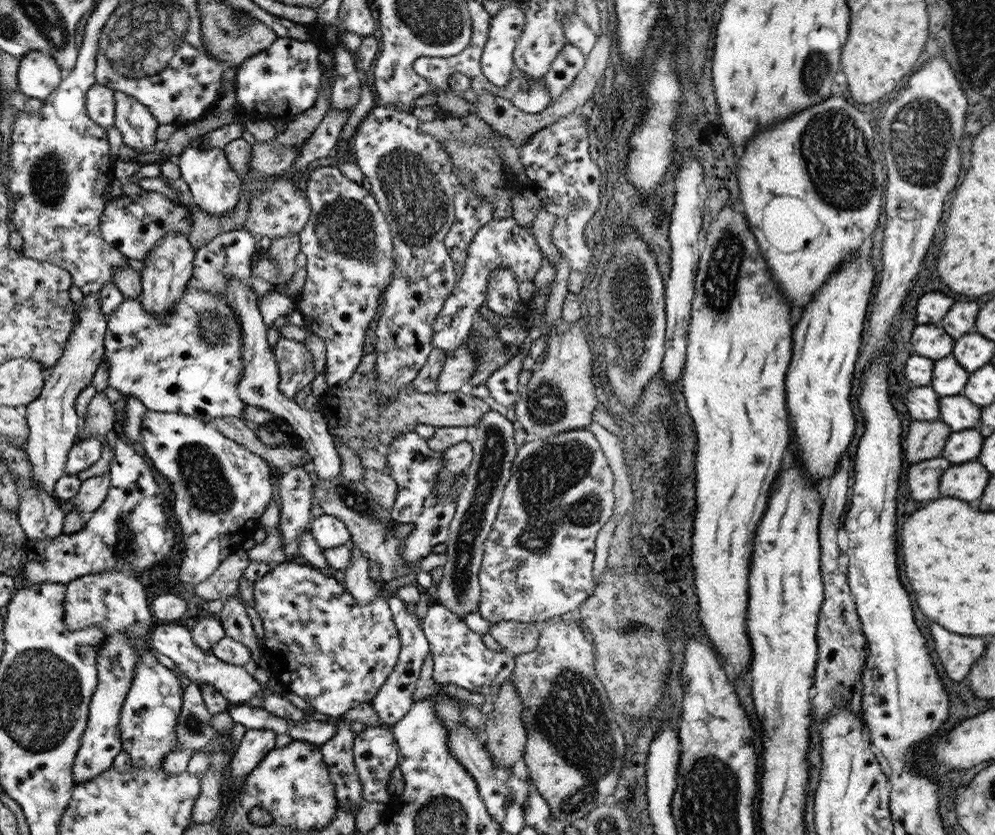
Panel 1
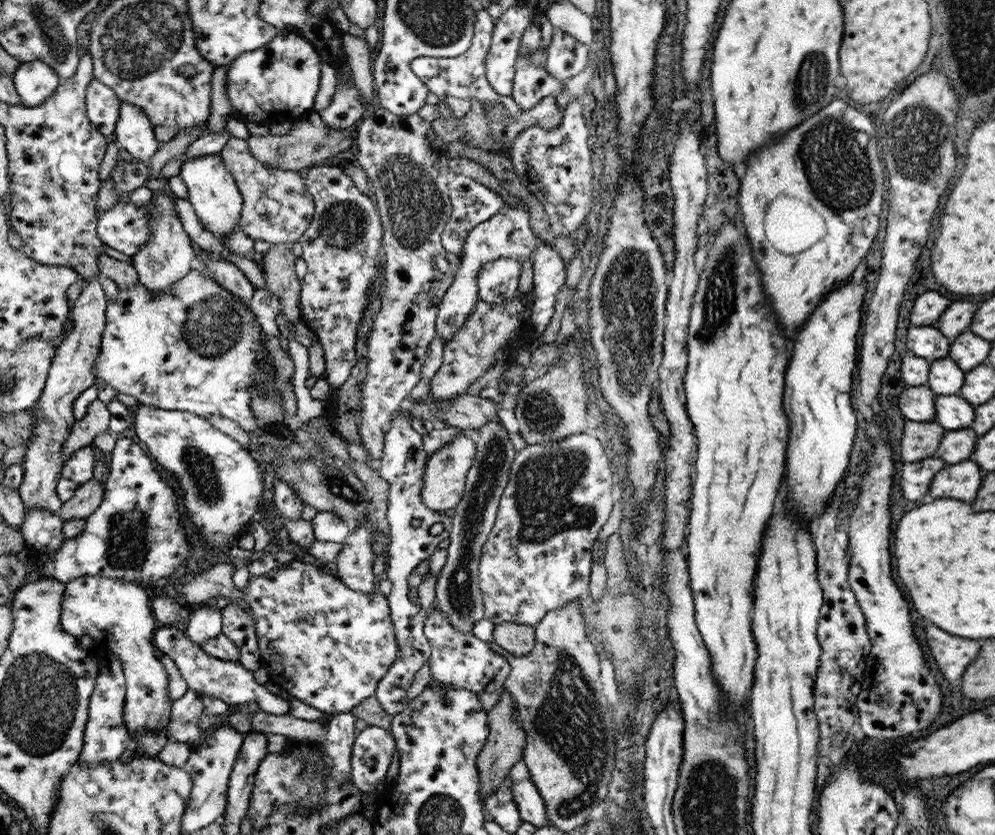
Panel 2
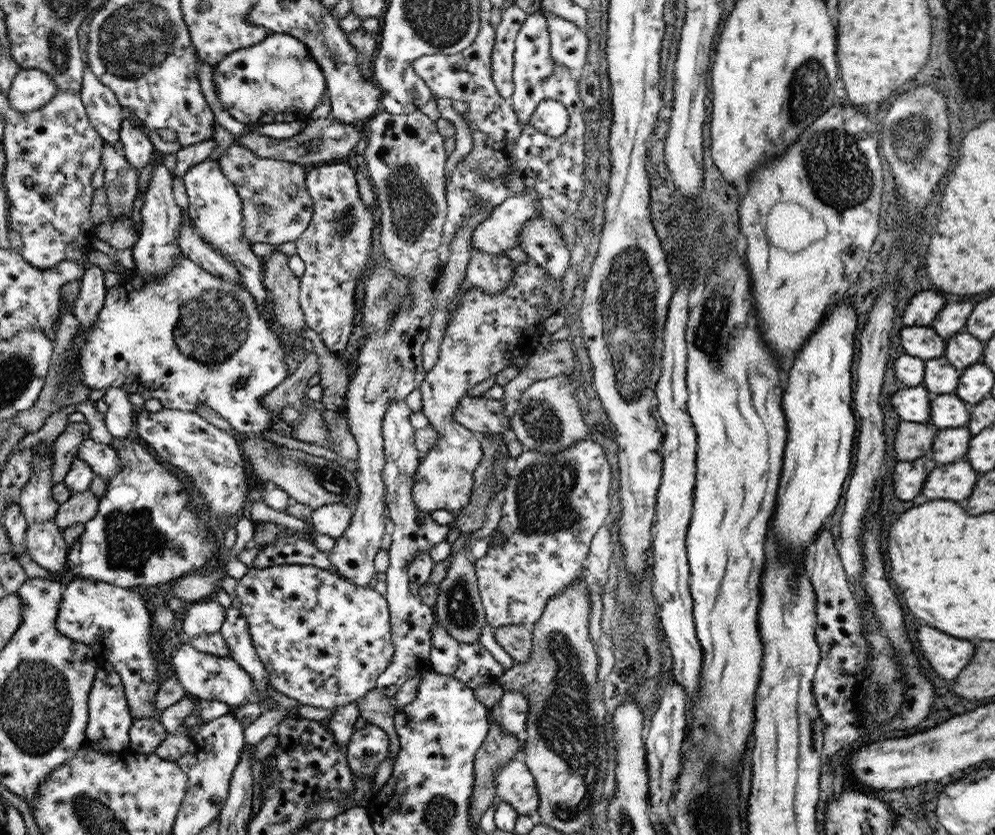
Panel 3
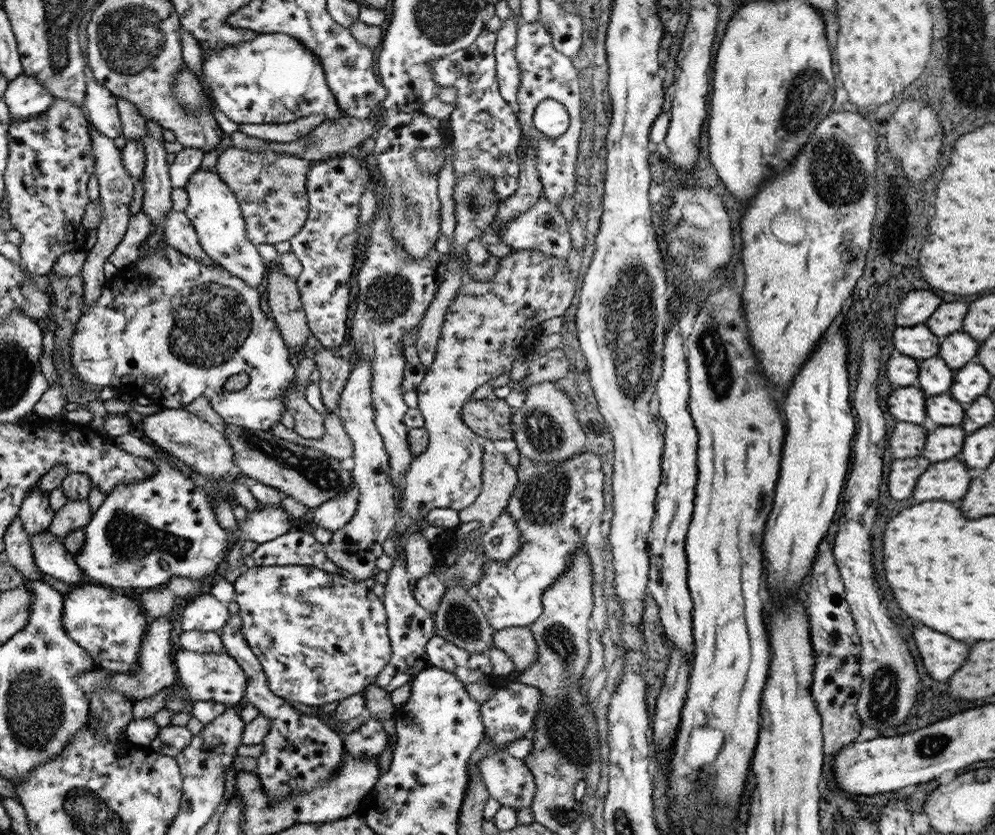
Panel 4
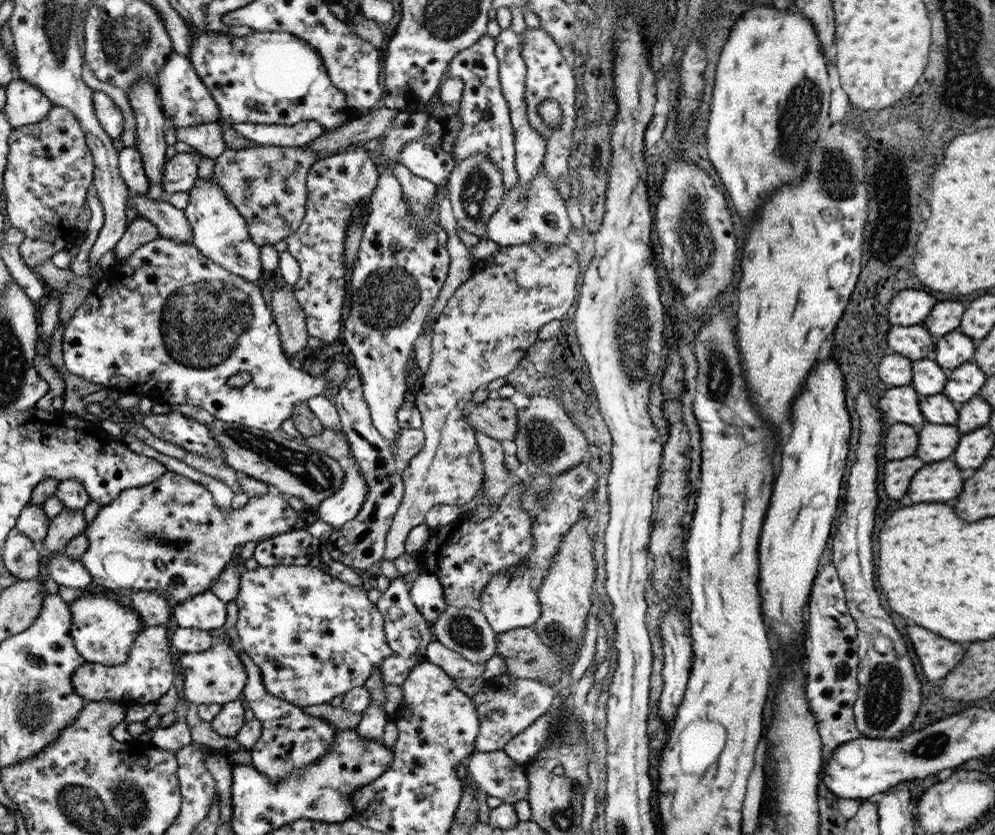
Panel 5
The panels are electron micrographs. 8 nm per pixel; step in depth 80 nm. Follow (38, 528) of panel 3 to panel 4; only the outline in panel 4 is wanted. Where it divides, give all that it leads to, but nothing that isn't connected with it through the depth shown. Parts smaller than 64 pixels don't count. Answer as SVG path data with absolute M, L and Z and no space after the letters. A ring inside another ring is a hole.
M48 530L41 535L30 536L30 543L34 562L42 573L74 586L88 581L83 570L77 565L74 554Z

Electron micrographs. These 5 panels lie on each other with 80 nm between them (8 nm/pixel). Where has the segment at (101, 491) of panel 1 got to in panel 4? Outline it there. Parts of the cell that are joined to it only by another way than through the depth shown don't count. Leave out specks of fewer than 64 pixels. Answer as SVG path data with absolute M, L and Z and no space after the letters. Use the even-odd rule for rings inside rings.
M87 499L78 500L78 502L68 501L54 515L53 523L50 524L48 531L56 540L63 542L66 536L91 523L92 516Z

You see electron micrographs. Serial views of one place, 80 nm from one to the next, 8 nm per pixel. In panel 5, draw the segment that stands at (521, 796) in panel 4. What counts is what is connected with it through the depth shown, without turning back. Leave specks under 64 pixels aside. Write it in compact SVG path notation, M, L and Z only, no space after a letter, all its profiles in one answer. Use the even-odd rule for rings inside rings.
M476 749L463 763L468 770L468 778L472 778L488 796L496 796L508 804L517 800L527 803L525 767L514 763L503 749L494 752Z

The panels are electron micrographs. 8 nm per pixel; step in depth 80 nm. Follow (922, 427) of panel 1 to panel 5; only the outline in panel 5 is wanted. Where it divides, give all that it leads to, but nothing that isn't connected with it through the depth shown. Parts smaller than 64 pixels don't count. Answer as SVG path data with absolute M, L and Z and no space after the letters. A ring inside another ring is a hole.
M904 423L890 426L884 438L885 456L888 461L903 460L917 454L919 445L919 428Z

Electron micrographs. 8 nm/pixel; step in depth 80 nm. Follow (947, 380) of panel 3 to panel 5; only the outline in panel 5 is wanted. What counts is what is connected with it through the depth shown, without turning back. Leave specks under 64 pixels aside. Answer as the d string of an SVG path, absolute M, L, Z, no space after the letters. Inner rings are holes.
M934 358L913 361L912 372L913 379L910 385L920 396L932 396L943 392L947 381L947 371Z

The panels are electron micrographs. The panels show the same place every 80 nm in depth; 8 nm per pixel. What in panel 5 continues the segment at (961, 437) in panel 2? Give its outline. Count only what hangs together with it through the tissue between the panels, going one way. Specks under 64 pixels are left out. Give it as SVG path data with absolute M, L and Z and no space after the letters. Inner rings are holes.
M926 422L919 428L916 458L924 463L936 463L952 458L961 434L956 425L938 425Z

